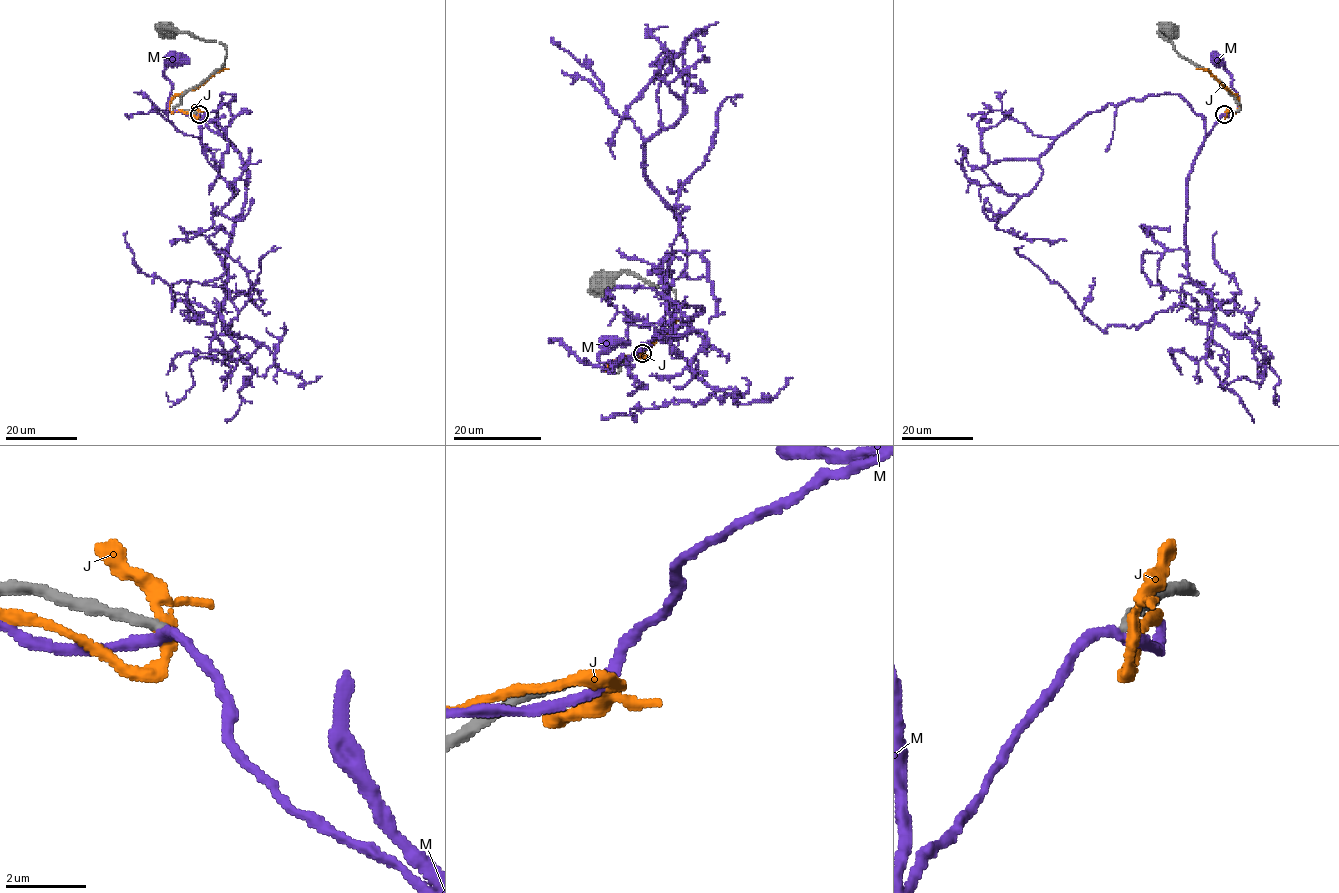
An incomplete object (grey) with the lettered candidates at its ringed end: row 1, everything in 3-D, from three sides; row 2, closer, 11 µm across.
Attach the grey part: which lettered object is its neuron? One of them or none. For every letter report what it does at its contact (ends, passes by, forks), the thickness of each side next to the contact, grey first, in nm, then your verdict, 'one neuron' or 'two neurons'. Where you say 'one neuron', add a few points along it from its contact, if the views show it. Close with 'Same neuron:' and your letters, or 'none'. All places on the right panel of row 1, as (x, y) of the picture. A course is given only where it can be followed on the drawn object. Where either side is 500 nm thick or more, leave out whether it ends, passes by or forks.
J: it forks | 280/260 nm | two neurons
M: it passes by | 240/280 nm | two neurons
Same neuron: none

